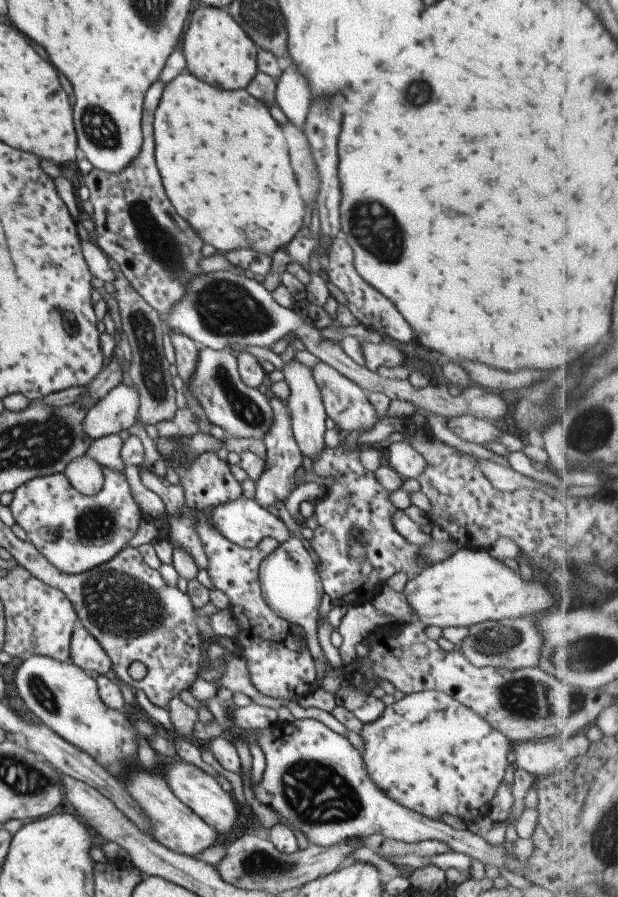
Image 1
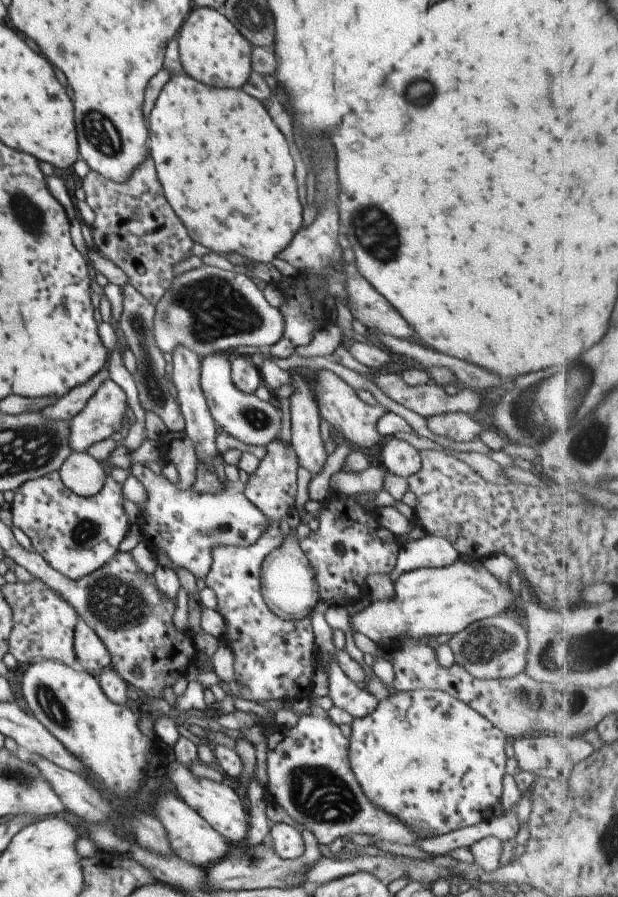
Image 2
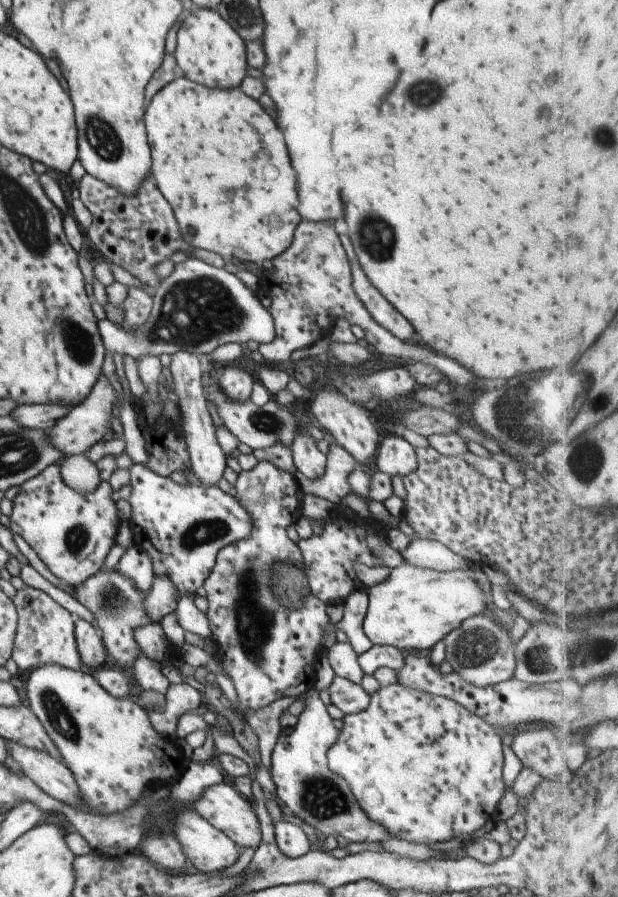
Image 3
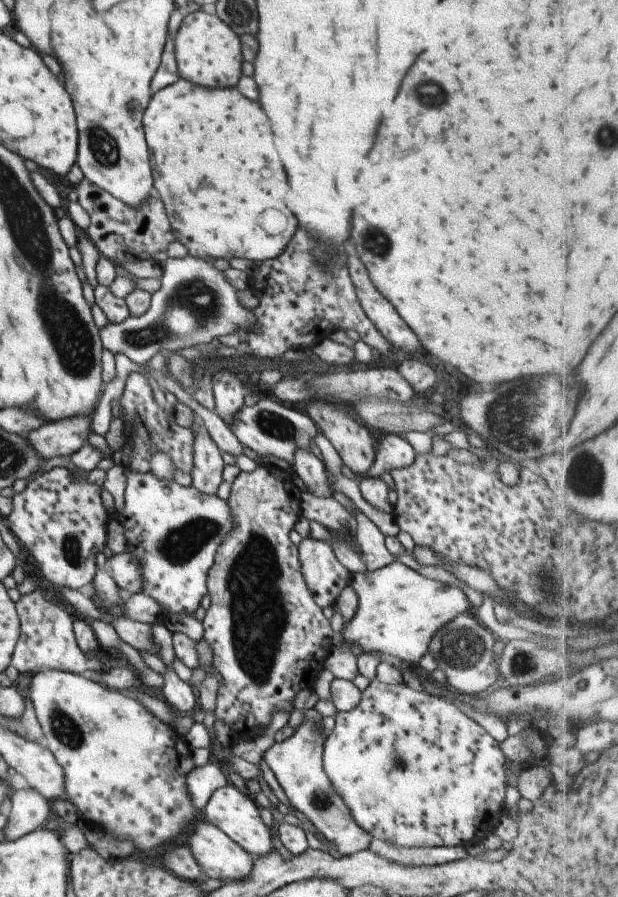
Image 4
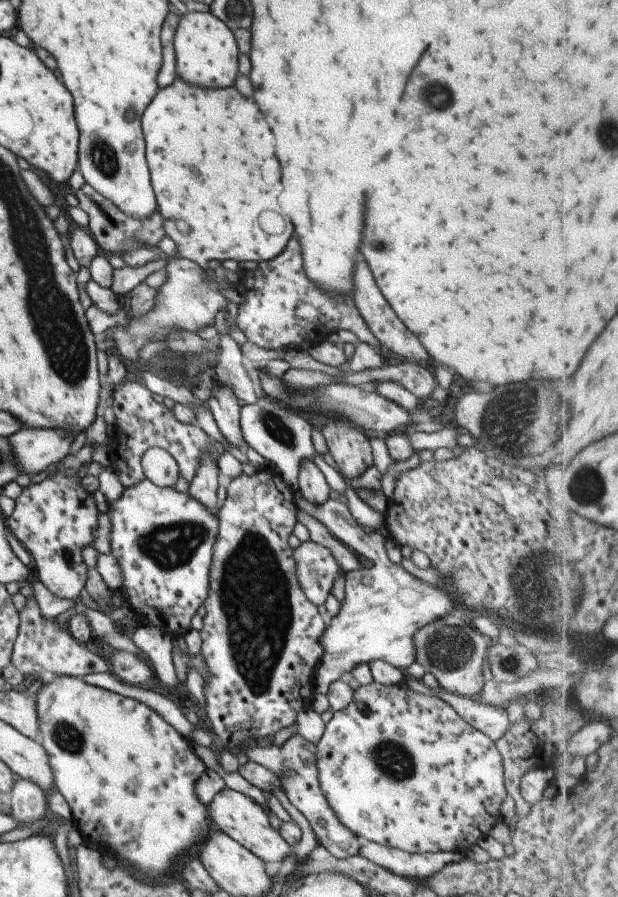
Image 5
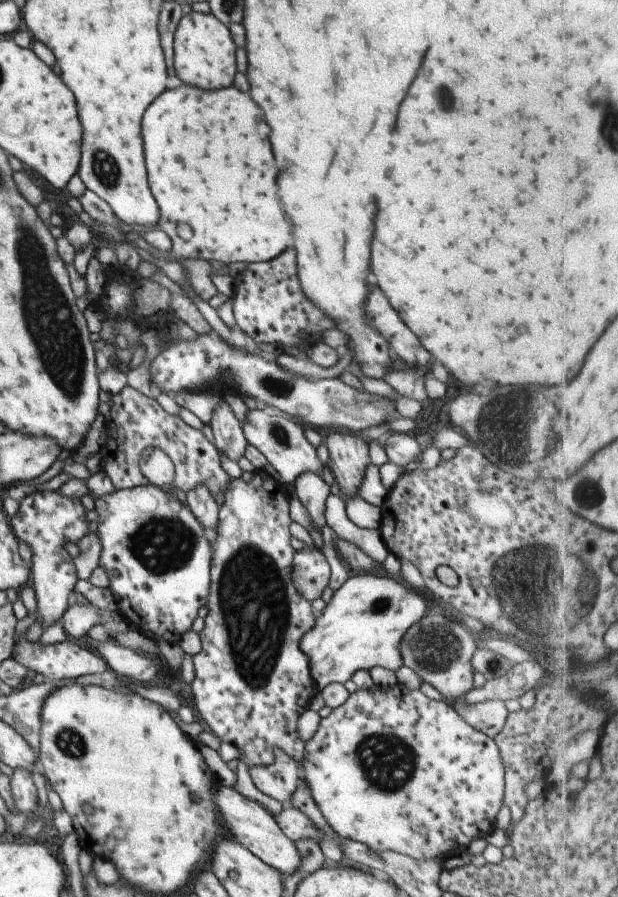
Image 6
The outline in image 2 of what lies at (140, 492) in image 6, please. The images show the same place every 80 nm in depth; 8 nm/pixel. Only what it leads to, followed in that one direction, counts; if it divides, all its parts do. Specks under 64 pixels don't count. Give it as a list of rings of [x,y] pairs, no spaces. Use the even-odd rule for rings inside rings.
[[[133,464],[128,471],[141,482],[145,492],[147,492],[145,504],[137,506],[140,512],[138,516],[139,526],[142,528],[142,531],[140,531],[142,532],[141,543],[145,544],[145,548],[149,548],[155,554],[155,558],[157,558],[157,551],[165,553],[172,565],[172,568],[168,566],[167,568],[173,570],[173,572],[177,572],[177,568],[185,568],[187,572],[191,572],[195,576],[195,580],[203,579],[210,570],[211,550],[215,546],[251,546],[267,526],[267,518],[251,502],[248,502],[241,492],[235,492],[235,495],[228,494],[225,491],[211,494],[194,492],[190,488],[179,491],[175,484],[170,484],[163,476],[153,474],[146,464]]]

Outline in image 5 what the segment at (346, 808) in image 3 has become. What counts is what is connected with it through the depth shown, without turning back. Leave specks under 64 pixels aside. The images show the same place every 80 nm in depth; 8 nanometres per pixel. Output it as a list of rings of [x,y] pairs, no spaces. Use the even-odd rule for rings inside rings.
[[[299,733],[289,737],[281,746],[265,745],[264,747],[245,748],[247,761],[253,761],[280,777],[285,796],[289,802],[305,817],[317,842],[335,858],[342,859],[357,855],[362,840],[340,823],[332,813],[318,781],[315,744],[305,740]]]

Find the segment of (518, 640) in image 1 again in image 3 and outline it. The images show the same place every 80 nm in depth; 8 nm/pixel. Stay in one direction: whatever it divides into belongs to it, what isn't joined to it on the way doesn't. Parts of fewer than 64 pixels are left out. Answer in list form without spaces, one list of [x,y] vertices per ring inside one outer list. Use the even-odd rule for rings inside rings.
[[[490,613],[469,617],[460,622],[460,625],[448,632],[443,638],[445,643],[444,660],[447,661],[452,671],[455,671],[468,685],[478,687],[491,686],[513,677],[515,666],[516,642],[509,638],[508,630],[495,622],[495,616]]]

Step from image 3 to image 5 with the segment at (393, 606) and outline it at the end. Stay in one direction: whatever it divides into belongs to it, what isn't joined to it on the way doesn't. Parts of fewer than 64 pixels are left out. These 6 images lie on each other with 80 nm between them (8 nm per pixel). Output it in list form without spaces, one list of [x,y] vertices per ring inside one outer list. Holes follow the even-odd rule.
[[[294,489],[293,493],[294,504],[299,511],[305,511],[325,526],[336,539],[344,541],[353,553],[357,552],[357,554],[361,554],[363,558],[367,558],[371,562],[371,566],[367,566],[367,568],[346,571],[342,574],[344,577],[344,599],[340,603],[338,614],[331,618],[329,626],[325,627],[323,634],[320,636],[322,657],[317,661],[314,670],[315,692],[325,695],[329,684],[339,679],[345,679],[354,666],[359,663],[369,664],[372,660],[382,660],[403,671],[414,662],[415,644],[413,644],[413,635],[416,631],[447,613],[453,612],[459,604],[454,601],[447,590],[429,585],[406,572],[401,565],[391,562],[387,558],[382,536],[377,530],[373,530],[372,534],[365,534],[357,525],[353,516],[349,514],[347,506],[339,500],[328,498],[321,504],[310,503],[299,490]]]

